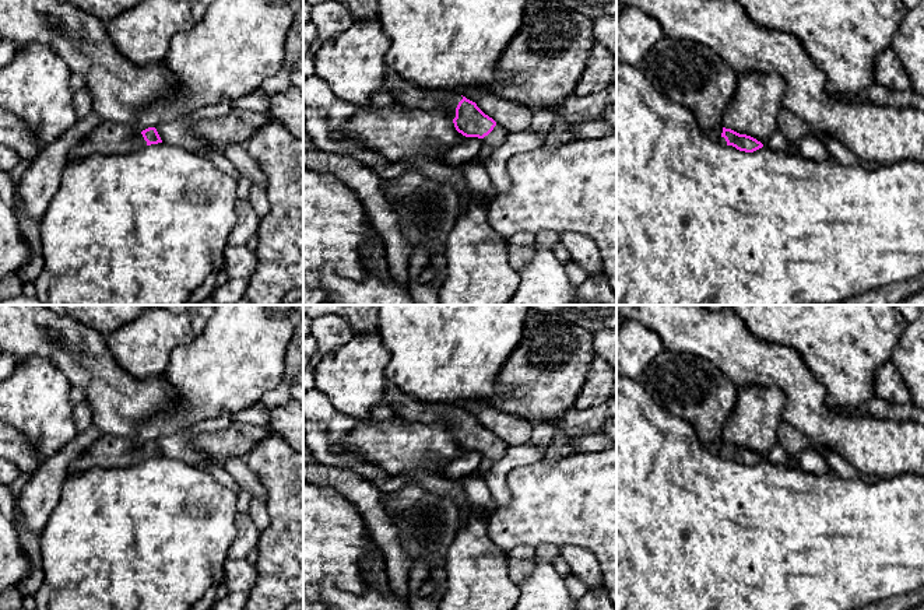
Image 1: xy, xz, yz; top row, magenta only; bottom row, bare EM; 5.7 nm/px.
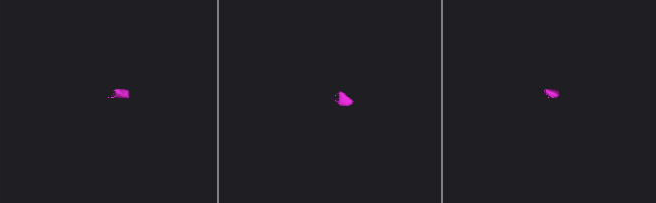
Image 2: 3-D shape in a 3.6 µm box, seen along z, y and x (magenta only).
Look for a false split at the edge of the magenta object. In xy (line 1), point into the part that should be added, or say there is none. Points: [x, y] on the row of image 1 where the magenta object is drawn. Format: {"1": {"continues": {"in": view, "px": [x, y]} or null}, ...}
{"1": {"continues": {"in": "xy", "px": [109, 137]}}}

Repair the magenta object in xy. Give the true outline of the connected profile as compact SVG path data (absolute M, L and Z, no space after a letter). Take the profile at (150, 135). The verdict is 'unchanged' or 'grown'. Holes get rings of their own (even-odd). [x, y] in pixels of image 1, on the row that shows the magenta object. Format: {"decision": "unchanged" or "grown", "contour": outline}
{"decision": "grown", "contour": "M102 122L88 137L68 151L68 161L78 161L91 154L129 154L145 146L162 143L155 127L136 133L130 125Z"}

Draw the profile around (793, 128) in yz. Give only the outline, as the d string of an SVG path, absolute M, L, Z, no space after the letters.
M781 108L777 115L777 126L777 130L783 133L790 143L795 143L798 139L809 136L814 130L805 120L786 108Z

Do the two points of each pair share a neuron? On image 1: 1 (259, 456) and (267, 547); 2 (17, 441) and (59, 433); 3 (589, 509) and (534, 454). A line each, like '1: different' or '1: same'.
1: same
2: different
3: different

